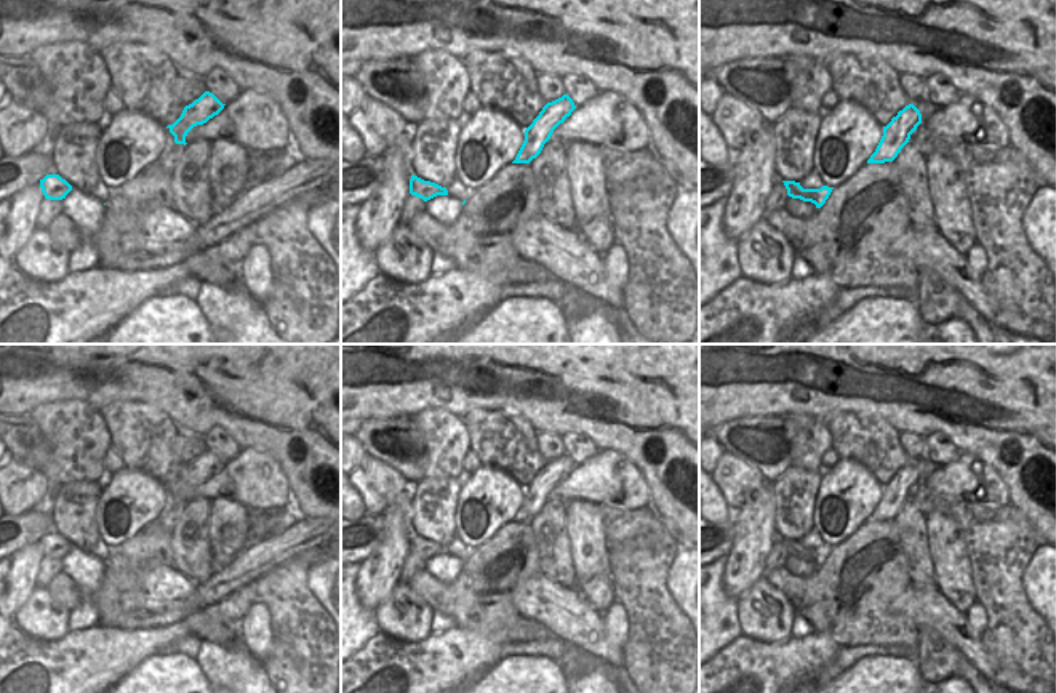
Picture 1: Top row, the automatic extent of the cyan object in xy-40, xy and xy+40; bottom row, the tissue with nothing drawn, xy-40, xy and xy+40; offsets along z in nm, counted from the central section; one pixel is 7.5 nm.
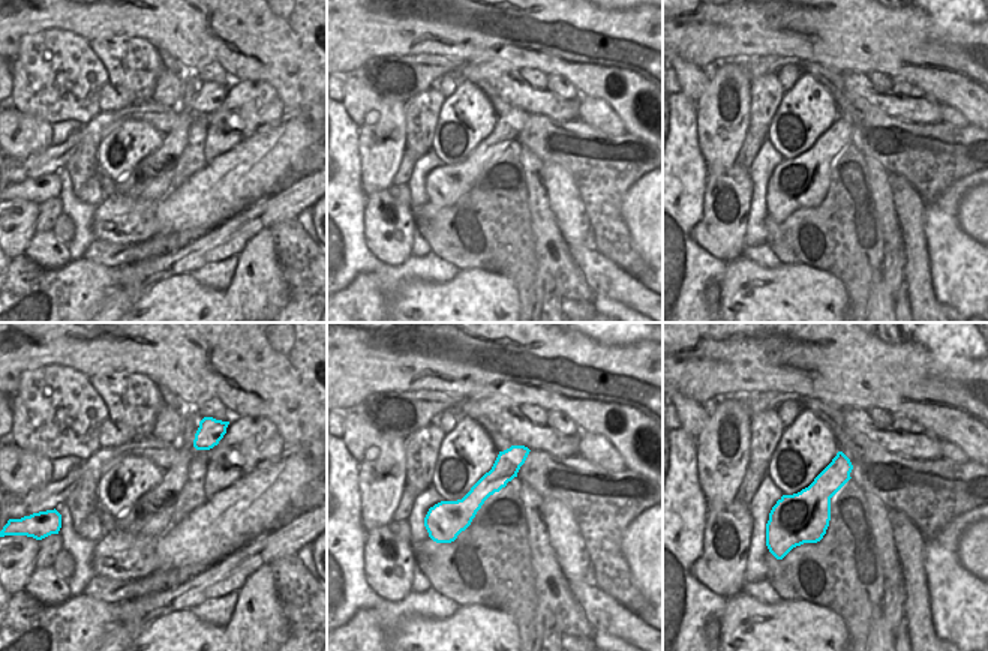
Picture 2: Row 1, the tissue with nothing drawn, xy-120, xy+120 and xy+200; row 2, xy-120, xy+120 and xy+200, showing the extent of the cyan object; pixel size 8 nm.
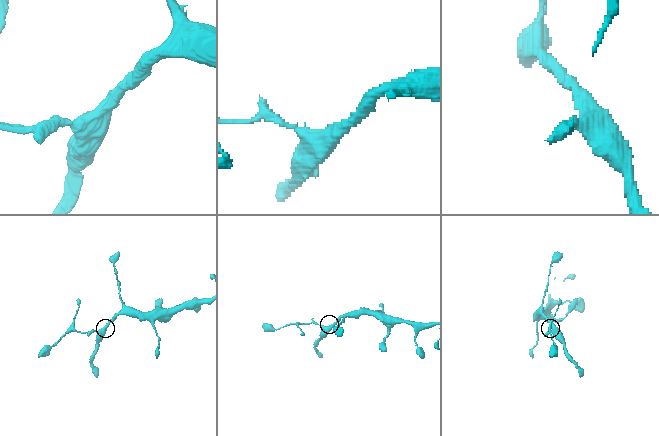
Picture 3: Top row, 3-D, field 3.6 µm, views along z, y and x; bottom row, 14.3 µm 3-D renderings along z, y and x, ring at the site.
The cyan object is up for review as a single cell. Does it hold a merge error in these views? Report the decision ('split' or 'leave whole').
leave whole

